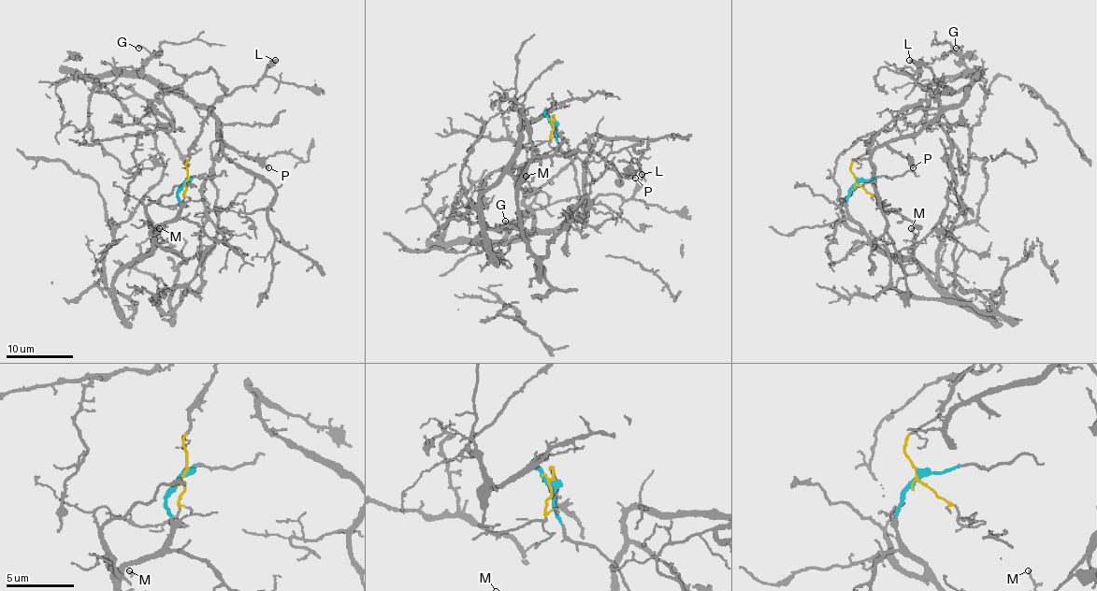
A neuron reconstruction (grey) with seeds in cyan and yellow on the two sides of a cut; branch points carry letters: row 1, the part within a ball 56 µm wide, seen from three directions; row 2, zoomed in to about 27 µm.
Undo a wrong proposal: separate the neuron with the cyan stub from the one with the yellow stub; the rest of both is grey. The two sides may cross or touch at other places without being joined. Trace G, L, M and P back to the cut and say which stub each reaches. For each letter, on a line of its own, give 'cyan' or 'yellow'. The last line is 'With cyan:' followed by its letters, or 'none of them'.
G: yellow
L: yellow
M: cyan
P: yellow
With cyan: M

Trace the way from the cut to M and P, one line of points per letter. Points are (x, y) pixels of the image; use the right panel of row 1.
M: (855, 182), (848, 193), (846, 214), (877, 246), (886, 252), (905, 258), (916, 242), (911, 227)
P: (855, 182), (850, 164), (888, 123), (920, 108), (936, 108), (937, 113), (914, 134), (887, 144), (912, 167)

